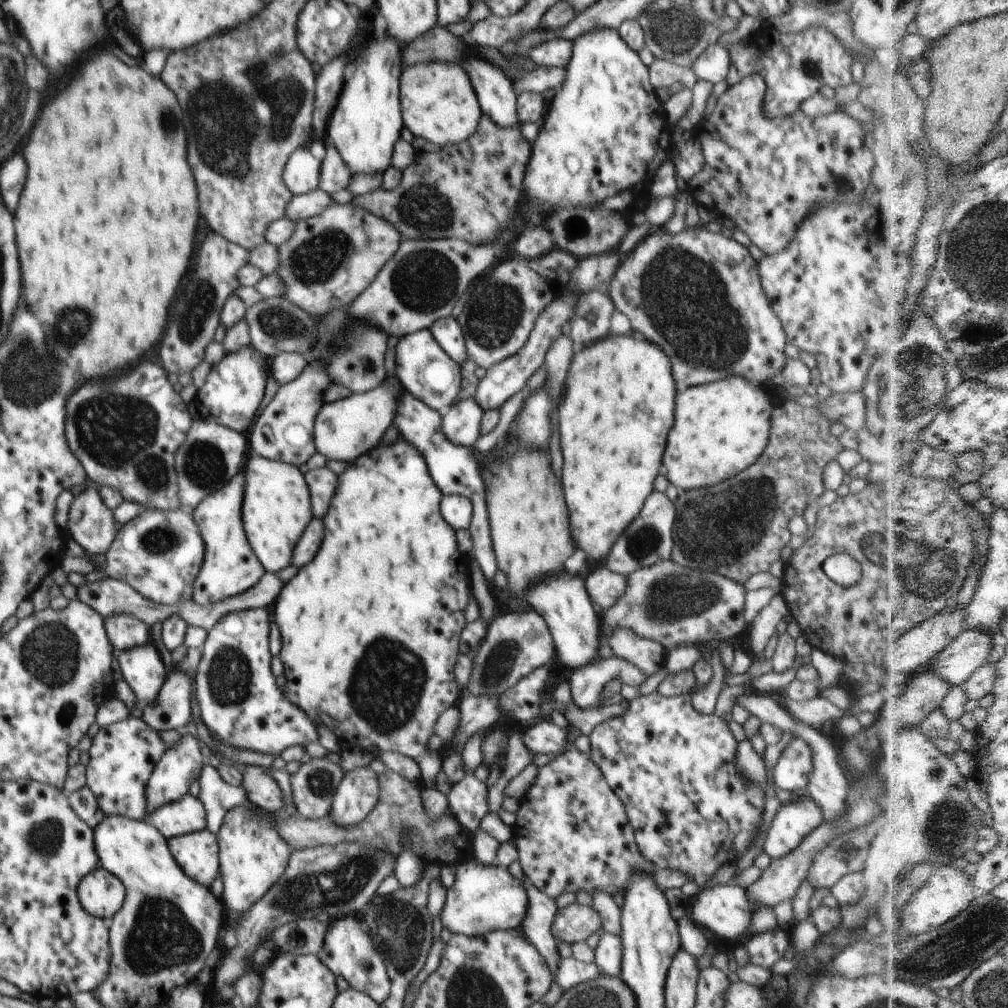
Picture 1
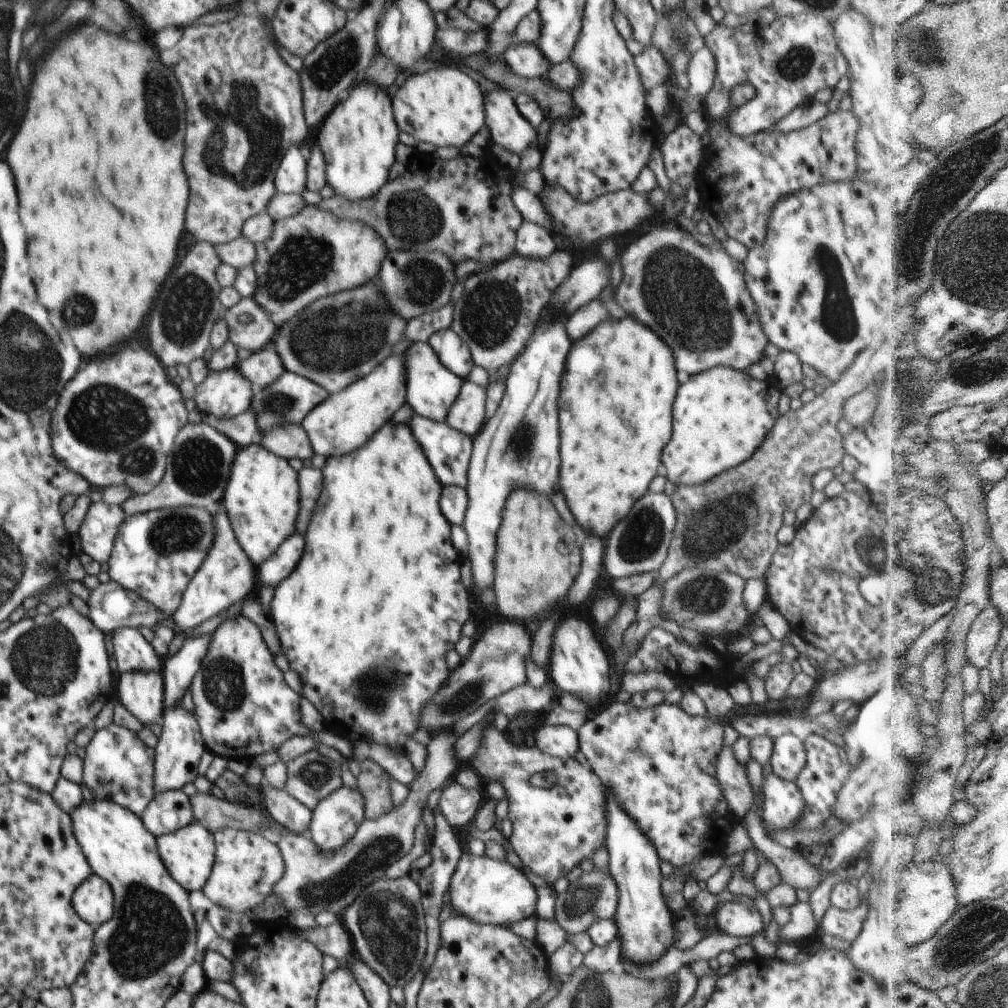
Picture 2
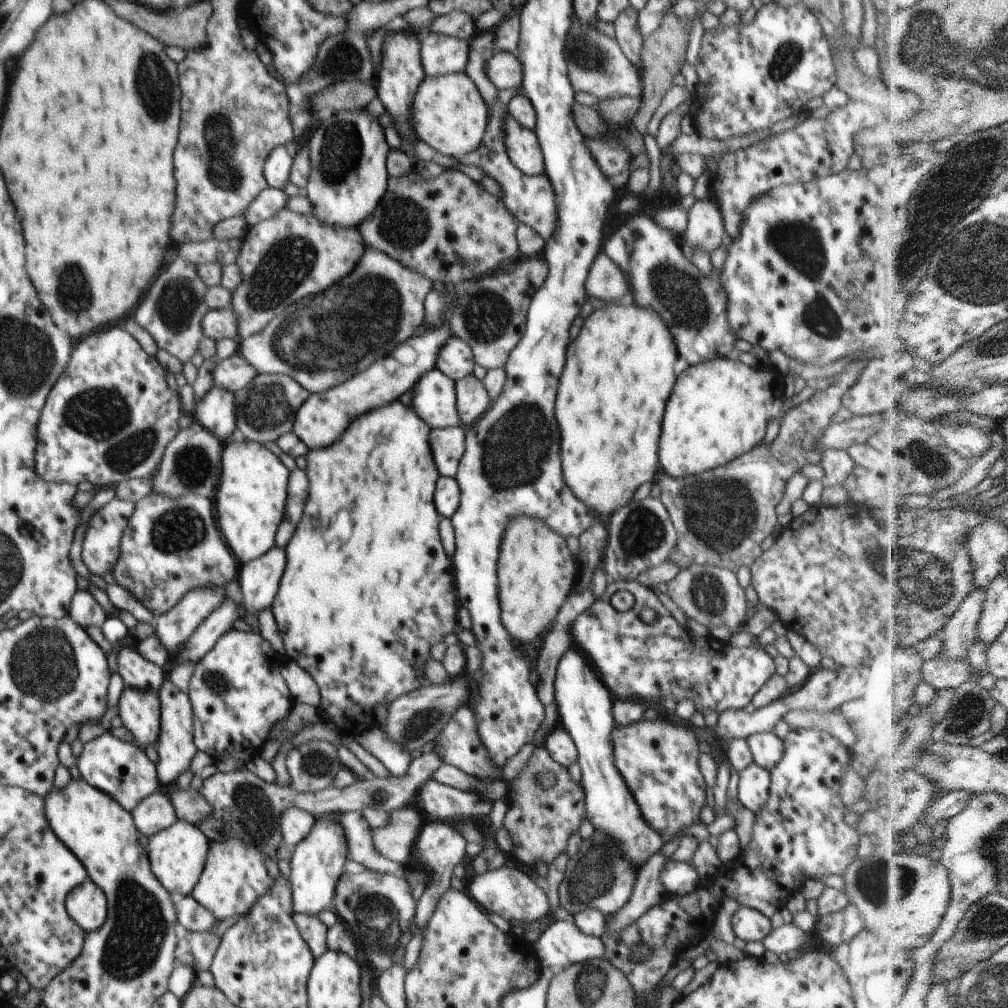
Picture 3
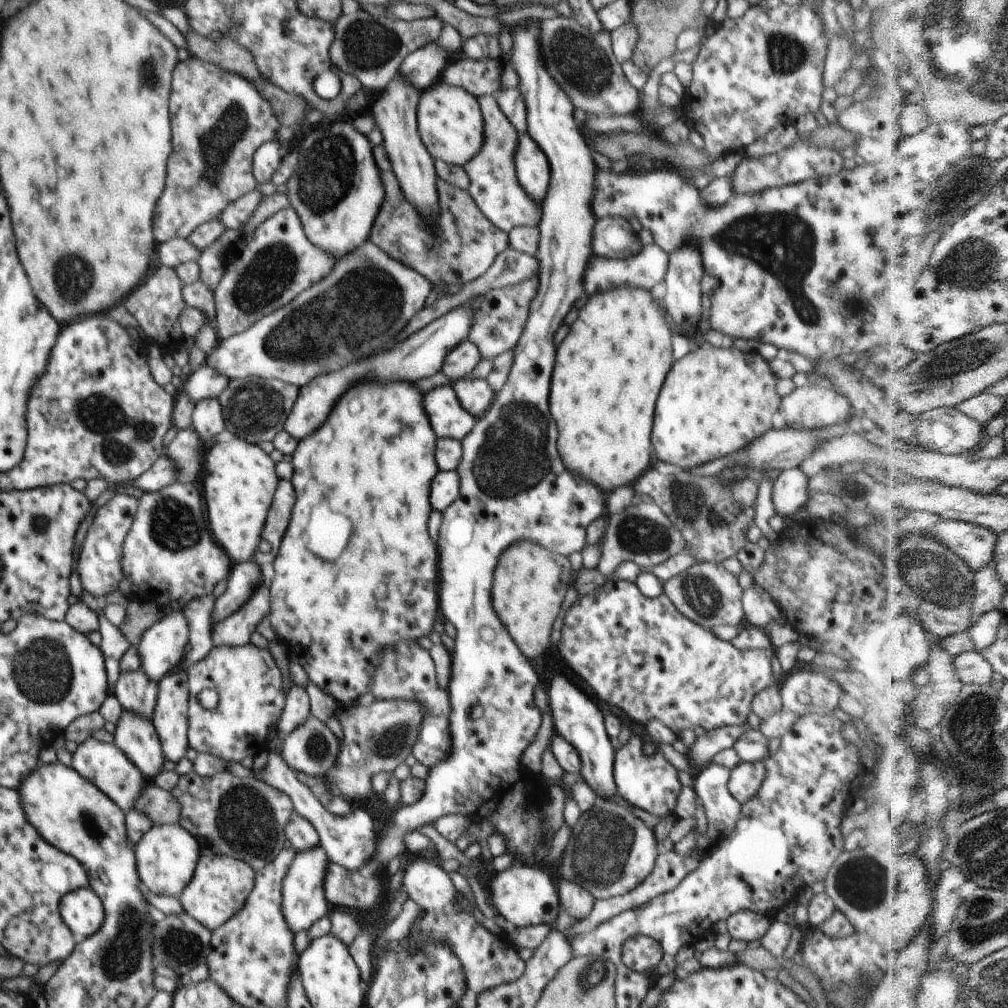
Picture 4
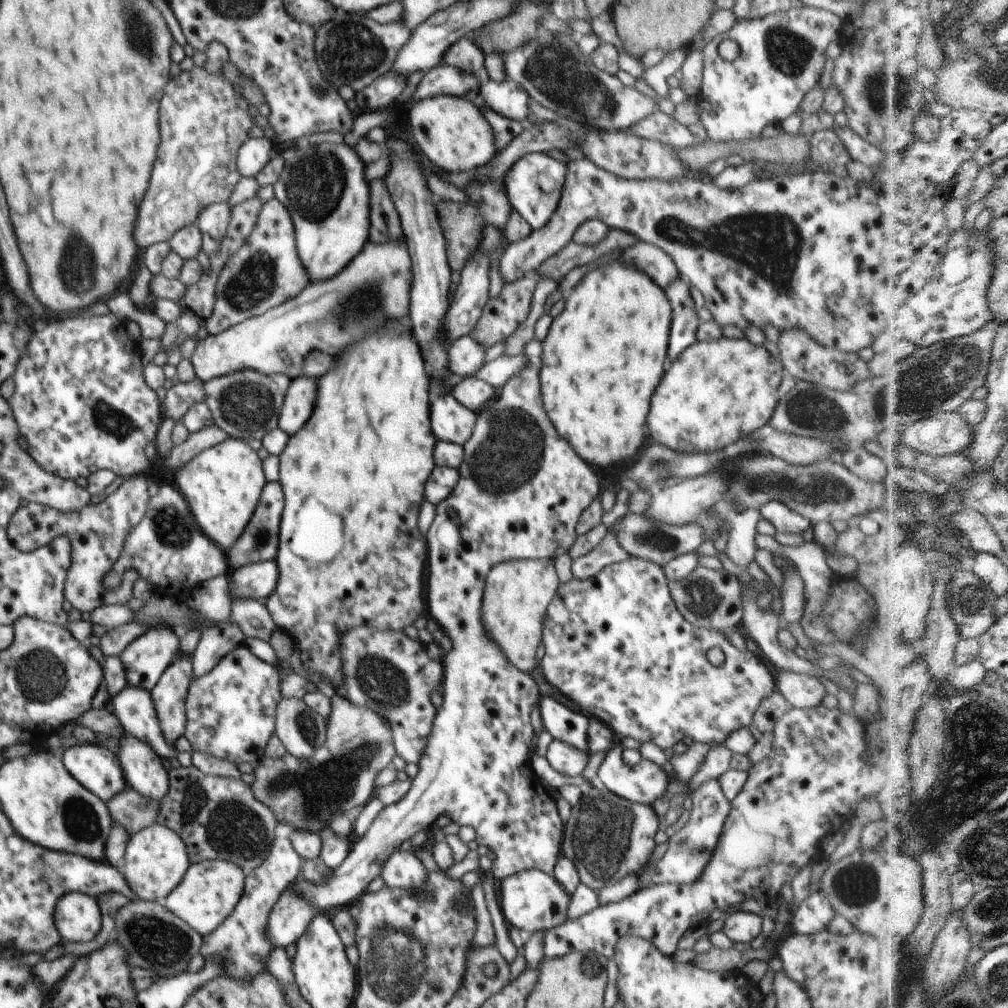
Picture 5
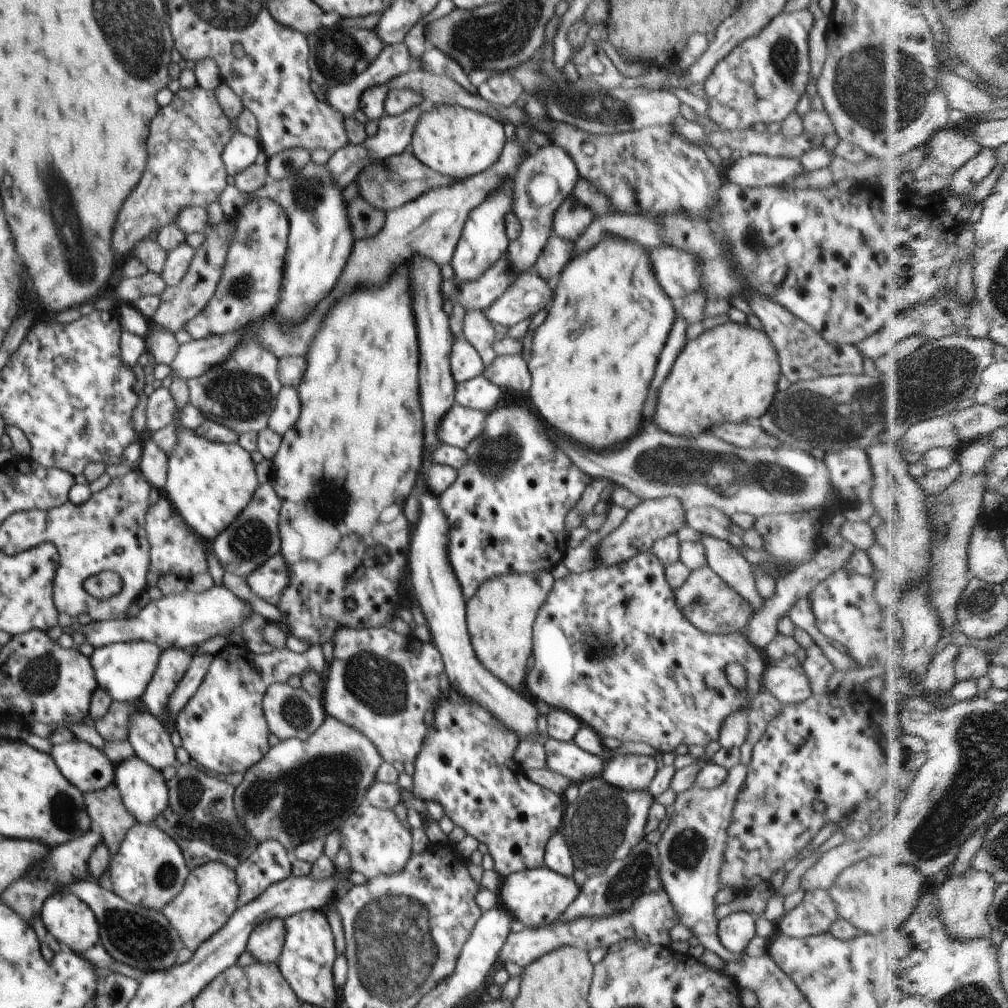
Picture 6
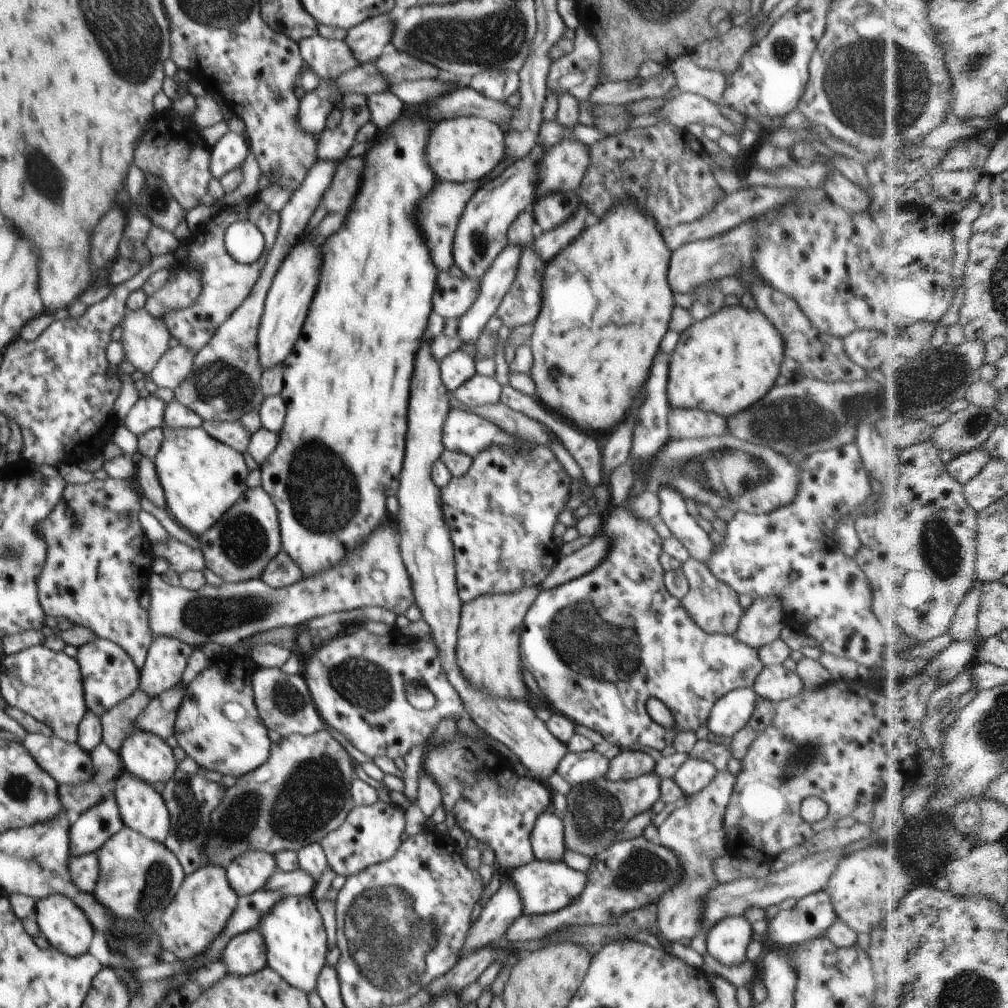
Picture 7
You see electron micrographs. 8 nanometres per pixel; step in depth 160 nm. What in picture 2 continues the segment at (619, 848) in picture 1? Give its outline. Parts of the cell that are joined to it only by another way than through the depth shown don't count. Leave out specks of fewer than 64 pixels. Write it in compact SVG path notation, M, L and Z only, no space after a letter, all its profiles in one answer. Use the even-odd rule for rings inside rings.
M489 724L484 732L482 748L472 758L471 764L476 772L486 778L488 783L500 780L509 798L508 818L512 822L513 833L509 837L512 846L525 866L537 874L548 885L562 876L566 876L572 868L579 866L584 858L591 858L595 850L605 846L607 829L607 792L600 777L591 768L582 766L574 757L559 759L542 752L535 744L529 742L522 746L514 746L505 733L499 732L493 724ZM551 772L556 781L550 788L536 788L528 782L528 778L535 773Z

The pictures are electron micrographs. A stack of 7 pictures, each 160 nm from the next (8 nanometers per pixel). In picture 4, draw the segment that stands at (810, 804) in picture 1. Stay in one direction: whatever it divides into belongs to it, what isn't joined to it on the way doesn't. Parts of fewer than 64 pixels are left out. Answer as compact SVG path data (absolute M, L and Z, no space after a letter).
M762 761L741 762L731 770L727 784L730 794L741 805L748 802L757 795L765 773L765 766Z

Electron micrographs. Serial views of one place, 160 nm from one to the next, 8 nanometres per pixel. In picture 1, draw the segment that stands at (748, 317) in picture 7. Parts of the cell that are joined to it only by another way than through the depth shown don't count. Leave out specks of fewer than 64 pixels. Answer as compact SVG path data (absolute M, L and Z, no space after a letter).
M736 375L678 392L674 426L664 452L668 480L685 492L722 484L746 470L769 443L772 413L772 402L764 390Z

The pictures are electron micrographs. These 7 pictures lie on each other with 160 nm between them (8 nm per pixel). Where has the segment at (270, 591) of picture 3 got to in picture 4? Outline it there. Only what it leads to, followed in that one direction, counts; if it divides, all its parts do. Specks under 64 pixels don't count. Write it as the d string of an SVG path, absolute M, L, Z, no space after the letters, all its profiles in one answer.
M269 577L253 590L250 598L226 620L214 623L211 630L213 643L218 646L240 646L250 643L250 636L271 609Z

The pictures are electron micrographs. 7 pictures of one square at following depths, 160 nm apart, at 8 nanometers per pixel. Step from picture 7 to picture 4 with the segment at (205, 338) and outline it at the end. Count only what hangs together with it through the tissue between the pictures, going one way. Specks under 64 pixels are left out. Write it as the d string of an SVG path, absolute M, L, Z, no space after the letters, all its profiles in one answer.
M292 207L275 212L270 218L256 226L252 232L240 236L237 242L223 253L222 261L225 271L222 280L213 292L216 311L214 327L220 340L243 333L267 314L282 308L294 300L298 294L326 278L337 263L337 258L330 258L330 256L330 253L308 240L300 217Z

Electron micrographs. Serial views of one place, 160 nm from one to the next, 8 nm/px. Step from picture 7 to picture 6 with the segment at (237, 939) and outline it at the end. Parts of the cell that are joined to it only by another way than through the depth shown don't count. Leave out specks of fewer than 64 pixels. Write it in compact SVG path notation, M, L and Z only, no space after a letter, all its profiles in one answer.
M273 918L258 925L249 936L247 949L260 963L276 963L283 951L286 927L284 919Z

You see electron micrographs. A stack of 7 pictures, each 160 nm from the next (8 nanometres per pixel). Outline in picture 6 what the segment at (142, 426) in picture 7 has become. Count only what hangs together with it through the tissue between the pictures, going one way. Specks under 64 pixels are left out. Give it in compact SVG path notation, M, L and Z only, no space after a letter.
M165 387L155 389L151 396L147 398L145 426L153 433L172 423L176 413L176 402L170 390Z

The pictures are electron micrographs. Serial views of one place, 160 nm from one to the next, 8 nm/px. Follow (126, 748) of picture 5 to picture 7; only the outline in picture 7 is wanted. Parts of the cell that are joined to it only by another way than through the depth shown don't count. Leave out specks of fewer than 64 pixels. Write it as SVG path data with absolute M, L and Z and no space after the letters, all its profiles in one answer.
M123 770L120 776L114 780L111 788L114 790L115 801L117 802L117 807L122 822L132 830L139 832L141 835L144 835L146 838L163 843L166 840L170 828L170 813L169 808L166 806L166 803L162 798L162 795L154 789L154 785L148 784L141 778L135 777L128 771Z

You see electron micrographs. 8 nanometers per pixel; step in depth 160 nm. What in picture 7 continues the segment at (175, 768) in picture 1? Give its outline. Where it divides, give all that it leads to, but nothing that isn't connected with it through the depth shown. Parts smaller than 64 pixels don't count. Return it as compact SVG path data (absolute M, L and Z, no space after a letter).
M154 637L141 668L140 690L154 698L177 685L183 678L193 649L172 637Z

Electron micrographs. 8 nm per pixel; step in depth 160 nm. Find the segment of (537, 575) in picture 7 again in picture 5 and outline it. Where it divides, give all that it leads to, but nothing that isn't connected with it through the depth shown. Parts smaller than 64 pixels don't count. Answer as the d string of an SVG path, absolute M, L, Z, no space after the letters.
M530 362L523 368L522 372L513 374L498 390L496 398L486 402L483 408L477 413L477 421L472 433L472 436L463 444L464 460L457 468L459 470L459 479L450 493L450 496L443 500L440 504L436 505L436 515L430 526L430 532L426 536L428 540L428 610L432 612L432 618L440 622L440 626L448 632L448 636L452 638L452 649L443 654L443 679L441 686L441 695L443 698L442 706L437 710L437 715L433 720L433 727L427 742L424 754L419 762L418 774L413 778L412 786L406 793L404 798L396 801L394 804L386 805L374 819L370 828L358 839L356 839L352 846L350 854L346 860L337 866L330 877L326 879L325 883L317 885L307 881L306 879L298 878L290 884L291 889L295 890L297 895L300 895L305 901L317 906L325 914L330 914L338 908L344 906L352 906L361 898L367 891L367 886L381 874L383 863L390 855L396 851L402 842L411 839L417 832L421 830L428 831L429 827L435 825L436 819L439 816L449 816L452 822L456 822L460 826L472 826L476 832L475 840L479 845L487 846L496 854L493 860L491 873L495 879L502 880L517 872L538 869L544 871L546 874L552 875L558 857L561 855L561 840L564 832L565 824L560 818L557 802L547 791L545 783L540 780L534 773L532 765L530 764L530 752L532 739L535 736L535 728L531 721L531 714L534 706L539 704L540 690L536 680L527 672L522 672L517 666L511 665L501 648L489 637L487 628L483 625L481 619L481 608L483 599L483 590L485 589L485 580L487 574L496 566L504 561L513 561L520 559L555 559L562 553L566 553L569 548L574 544L577 534L577 524L582 511L588 508L594 499L602 493L600 491L600 480L594 473L594 469L590 468L586 462L572 450L571 446L566 444L566 440L558 436L556 428L546 414L543 398L541 395L541 382L539 381L539 364Z

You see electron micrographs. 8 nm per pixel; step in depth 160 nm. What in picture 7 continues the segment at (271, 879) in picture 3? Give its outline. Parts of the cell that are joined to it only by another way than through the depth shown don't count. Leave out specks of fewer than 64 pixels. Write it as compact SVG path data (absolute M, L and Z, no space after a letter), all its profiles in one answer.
M210 863L187 874L174 900L160 917L158 934L163 948L172 951L181 961L205 953L209 944L225 929L238 899L239 896L229 885L227 872L223 866Z

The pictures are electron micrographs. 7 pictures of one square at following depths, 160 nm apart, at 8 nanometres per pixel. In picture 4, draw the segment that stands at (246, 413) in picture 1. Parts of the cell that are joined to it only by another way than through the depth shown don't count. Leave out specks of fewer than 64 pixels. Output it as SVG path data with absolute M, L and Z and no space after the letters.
M217 398L199 400L192 413L192 428L199 434L202 442L215 440L225 428L222 407Z

